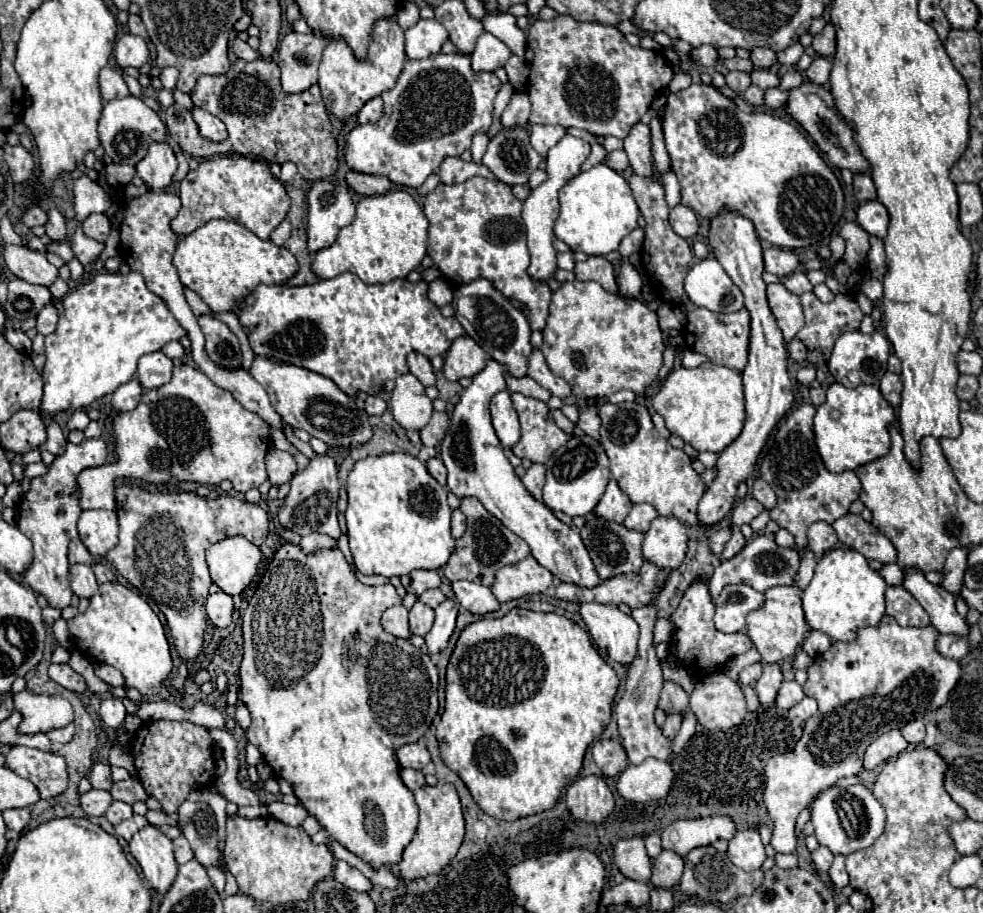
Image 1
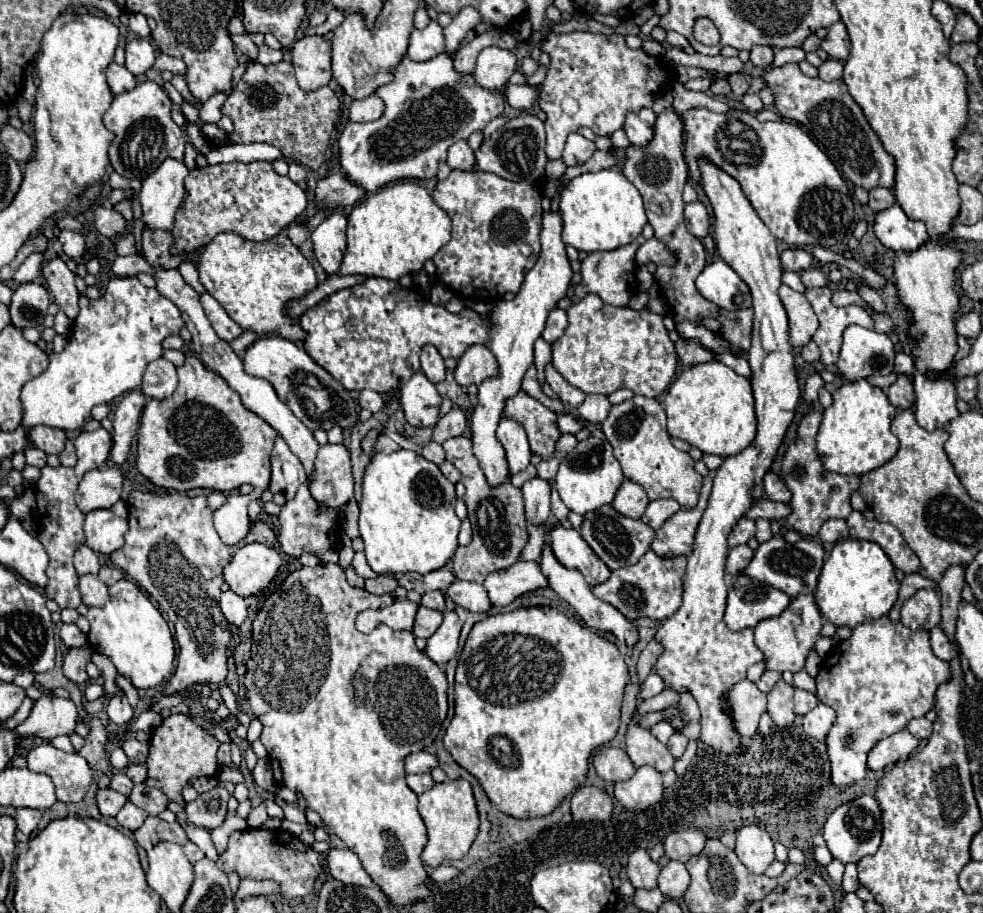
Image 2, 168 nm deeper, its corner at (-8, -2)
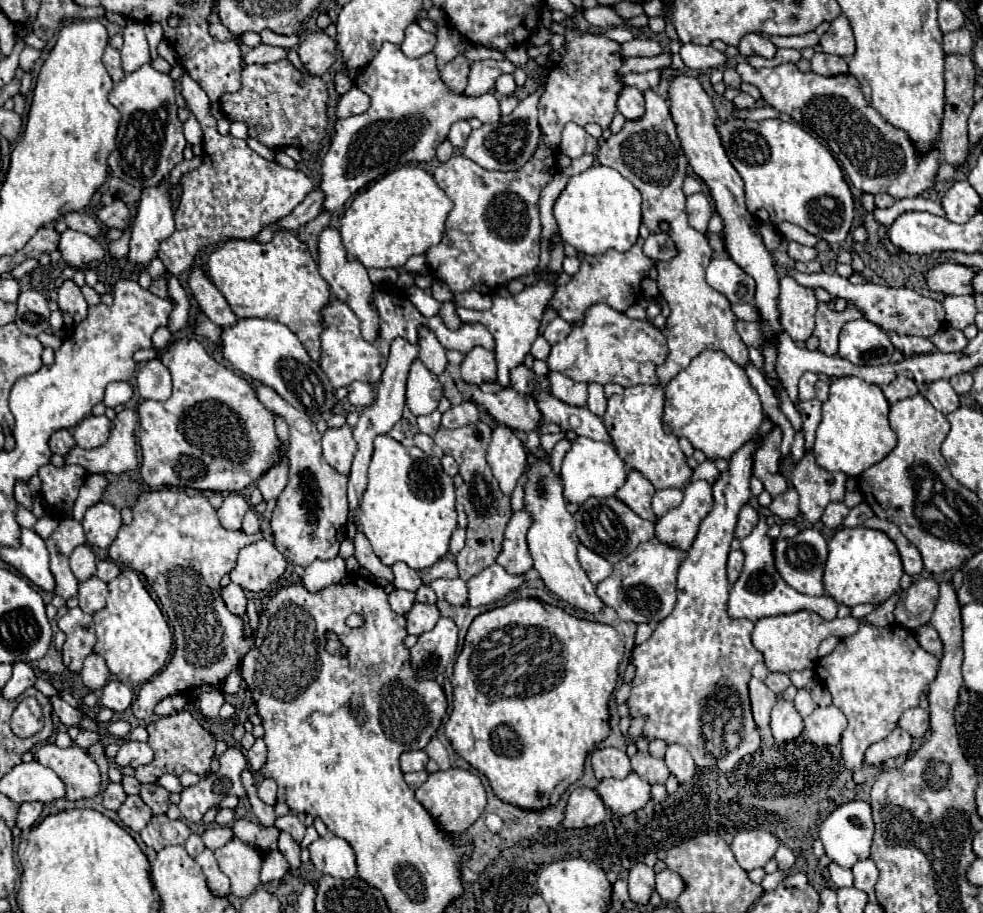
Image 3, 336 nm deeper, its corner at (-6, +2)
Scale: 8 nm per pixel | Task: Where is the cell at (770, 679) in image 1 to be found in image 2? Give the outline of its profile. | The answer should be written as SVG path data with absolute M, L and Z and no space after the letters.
M780 680L780 684L776 684L776 688L768 694L768 714L778 728L790 728L796 718L792 696L794 688L784 680Z

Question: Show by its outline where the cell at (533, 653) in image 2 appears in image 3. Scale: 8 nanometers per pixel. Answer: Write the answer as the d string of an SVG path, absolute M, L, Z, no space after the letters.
M534 598L514 600L506 606L498 606L498 608L492 608L488 612L482 612L470 624L466 640L464 640L464 648L458 654L456 664L454 664L452 714L446 722L446 726L444 726L444 734L450 740L456 754L488 778L494 794L502 802L508 802L508 804L512 804L516 808L524 808L524 810L542 810L550 804L556 804L556 800L564 794L564 790L570 784L574 784L578 778L582 778L584 762L586 762L588 752L594 750L594 746L598 742L606 740L608 734L610 734L608 702L610 702L610 696L616 688L618 666L620 666L622 654L624 654L624 644L620 642L618 632L612 626L598 624L598 622L588 622L588 620L578 620L578 618L570 616L568 612L564 612L562 608L558 608L558 606L546 604L546 608L544 608L544 604L540 600L534 600Z

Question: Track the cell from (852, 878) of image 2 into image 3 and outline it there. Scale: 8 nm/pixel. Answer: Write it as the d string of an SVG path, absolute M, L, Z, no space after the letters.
M868 858L868 860L860 860L858 864L852 866L852 874L854 874L854 886L858 890L864 890L864 892L872 892L874 890L874 884L878 880L878 870L876 870L876 864Z

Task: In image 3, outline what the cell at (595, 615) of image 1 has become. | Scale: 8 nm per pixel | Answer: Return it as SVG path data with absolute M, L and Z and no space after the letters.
M544 460L528 466L526 474L528 474L528 482L526 482L524 506L534 520L532 528L528 530L528 548L534 558L534 568L540 572L540 578L556 596L560 596L568 604L588 614L600 614L604 610L604 604L596 596L594 584L588 580L586 572L582 570L576 558L578 542L572 538L576 524L572 514L566 510L560 478L550 470L550 462L544 462Z

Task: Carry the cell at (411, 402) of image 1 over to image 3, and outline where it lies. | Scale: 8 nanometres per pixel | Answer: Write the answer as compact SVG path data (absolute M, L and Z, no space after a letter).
M414 360L408 374L408 388L406 388L406 406L414 416L430 414L438 408L442 398L442 384L438 378L420 362Z

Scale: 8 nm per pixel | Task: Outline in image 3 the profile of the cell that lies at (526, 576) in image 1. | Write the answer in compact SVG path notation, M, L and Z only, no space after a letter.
M500 564L484 568L468 584L468 606L486 606L502 600L510 590L516 590L526 582L524 574L510 574Z

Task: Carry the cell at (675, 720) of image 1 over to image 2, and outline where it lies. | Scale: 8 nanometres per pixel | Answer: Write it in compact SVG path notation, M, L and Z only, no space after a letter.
M672 734L670 740L666 742L666 746L668 746L668 750L670 750L670 754L672 754L674 758L680 758L680 756L684 754L686 744L688 744L688 738L682 736L682 734Z

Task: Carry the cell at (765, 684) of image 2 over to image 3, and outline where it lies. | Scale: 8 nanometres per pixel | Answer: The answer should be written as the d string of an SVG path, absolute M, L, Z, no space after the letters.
M770 672L764 680L764 684L774 692L774 694L782 694L788 686L790 686L790 678L788 674L780 674L780 672Z

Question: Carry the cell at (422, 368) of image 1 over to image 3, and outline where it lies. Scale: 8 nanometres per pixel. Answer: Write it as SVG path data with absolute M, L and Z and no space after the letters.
M420 328L418 332L418 358L422 360L422 364L432 372L432 374L442 374L448 360L446 360L446 350L442 348L442 344L436 340L436 336L428 330L428 328Z

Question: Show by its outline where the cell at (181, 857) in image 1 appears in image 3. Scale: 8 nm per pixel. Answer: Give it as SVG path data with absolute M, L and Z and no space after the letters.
M192 834L192 836L186 840L184 848L186 848L186 852L188 852L192 858L196 858L200 852L204 852L204 844L202 844L202 840L200 840L198 834Z

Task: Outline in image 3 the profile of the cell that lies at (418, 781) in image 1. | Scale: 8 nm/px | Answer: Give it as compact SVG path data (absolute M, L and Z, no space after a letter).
M420 770L420 772L410 772L410 774L404 774L404 778L406 778L408 786L410 786L412 790L416 790L416 788L420 788L420 786L428 780L428 772L426 772L426 770Z

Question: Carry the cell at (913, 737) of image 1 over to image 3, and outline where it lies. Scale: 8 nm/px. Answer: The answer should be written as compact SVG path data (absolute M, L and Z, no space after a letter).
M920 706L906 710L906 712L902 714L898 726L904 728L904 730L908 730L914 738L924 736L924 734L928 732L928 728L930 728L930 716L928 716L928 710L922 710Z

